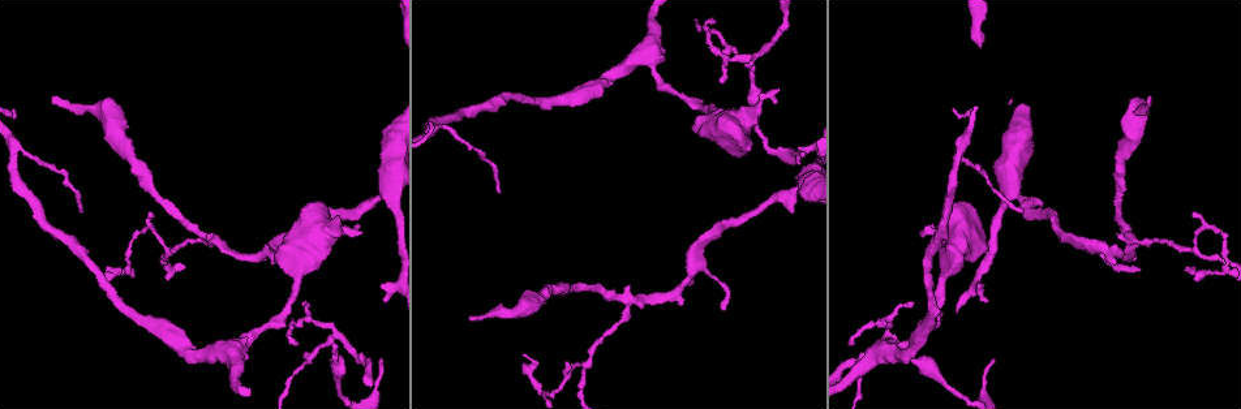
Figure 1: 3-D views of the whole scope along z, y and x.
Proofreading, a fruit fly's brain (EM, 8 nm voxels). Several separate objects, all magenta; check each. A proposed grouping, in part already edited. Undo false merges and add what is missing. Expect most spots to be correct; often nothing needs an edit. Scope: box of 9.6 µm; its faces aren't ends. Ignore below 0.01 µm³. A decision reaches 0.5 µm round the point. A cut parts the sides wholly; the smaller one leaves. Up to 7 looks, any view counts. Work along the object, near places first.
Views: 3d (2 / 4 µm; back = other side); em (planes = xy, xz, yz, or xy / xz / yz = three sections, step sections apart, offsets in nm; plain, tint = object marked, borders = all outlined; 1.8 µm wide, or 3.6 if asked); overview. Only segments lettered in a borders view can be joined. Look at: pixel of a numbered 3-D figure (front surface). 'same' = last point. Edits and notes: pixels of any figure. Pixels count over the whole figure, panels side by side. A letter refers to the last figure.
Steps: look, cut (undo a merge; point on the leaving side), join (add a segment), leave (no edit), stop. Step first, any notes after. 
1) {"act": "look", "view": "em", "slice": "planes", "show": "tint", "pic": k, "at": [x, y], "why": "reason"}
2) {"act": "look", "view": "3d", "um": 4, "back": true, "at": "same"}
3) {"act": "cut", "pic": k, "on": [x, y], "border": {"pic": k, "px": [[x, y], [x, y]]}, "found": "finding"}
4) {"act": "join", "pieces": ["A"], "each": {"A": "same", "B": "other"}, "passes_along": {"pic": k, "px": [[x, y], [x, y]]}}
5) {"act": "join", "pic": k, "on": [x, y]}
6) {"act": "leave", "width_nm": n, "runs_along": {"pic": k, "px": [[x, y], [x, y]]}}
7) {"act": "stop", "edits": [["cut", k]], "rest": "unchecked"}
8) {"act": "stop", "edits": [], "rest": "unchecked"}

{"act": "look", "view": "3d", "um": 2, "back": true, "pic": 1, "at": [776, 91], "why": "free end"}

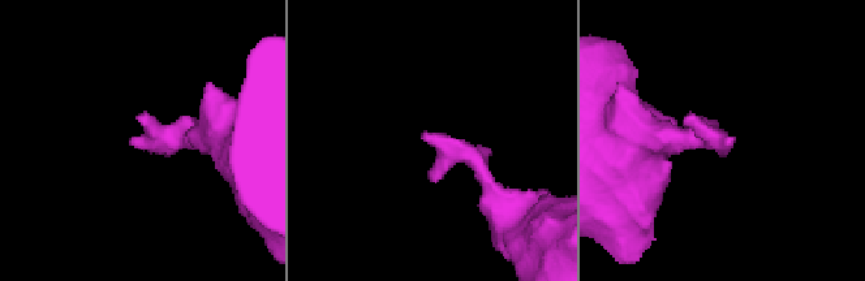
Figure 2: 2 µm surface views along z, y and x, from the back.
{"act": "look", "view": "em", "slice": "planes", "show": "borders", "pic": 2, "at": [426, 135], "why": "now the EM"}

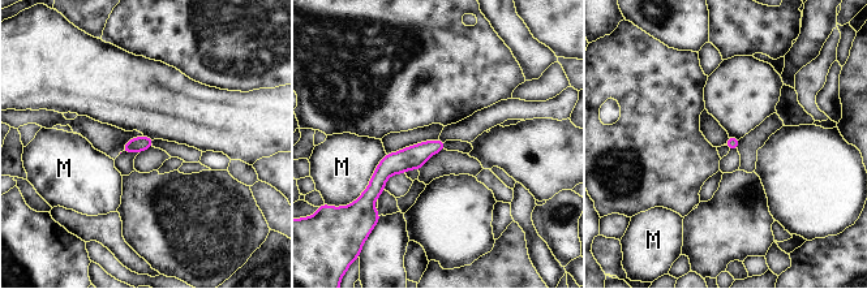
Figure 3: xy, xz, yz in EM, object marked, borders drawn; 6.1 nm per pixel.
{"act": "leave", "each": {"M": "other"}, "runs_along": {"pic": 3, "px": [[441, 145], [394, 163], [374, 188]]}, "found": "no lettered segment goes on from it"}

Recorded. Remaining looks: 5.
{"act": "look", "view": "em", "slice": "xz", "step": 4, "show": "tint", "pic": 1, "at": [333, 335], "why": "looks like a crossing"}

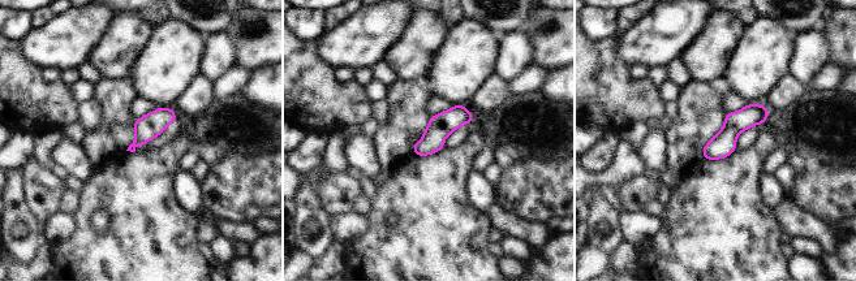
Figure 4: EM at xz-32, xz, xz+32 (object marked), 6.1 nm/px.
{"act": "look", "view": "em", "slice": "planes", "show": "borders", "at": "same", "why": "cut it another way"}

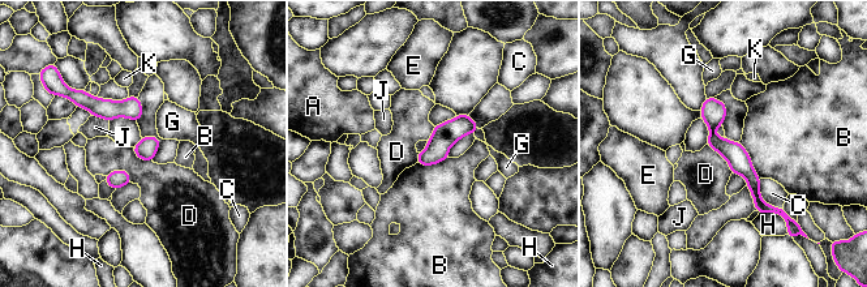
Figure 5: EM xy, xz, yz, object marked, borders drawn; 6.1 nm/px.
{"act": "leave", "each": {"A": "other", "B": "other", "C": "other", "D": "other", "E": "other", "G": "other", "H": "other", "J": "other", "K": "other"}, "border": {"pic": 5, "px": [[705, 145], [725, 159], [732, 172]]}, "found": "all the same neuron"}

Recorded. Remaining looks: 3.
{"act": "look", "view": "em", "slice": "planes", "show": "borders", "pic": 1, "at": [52, 95]}

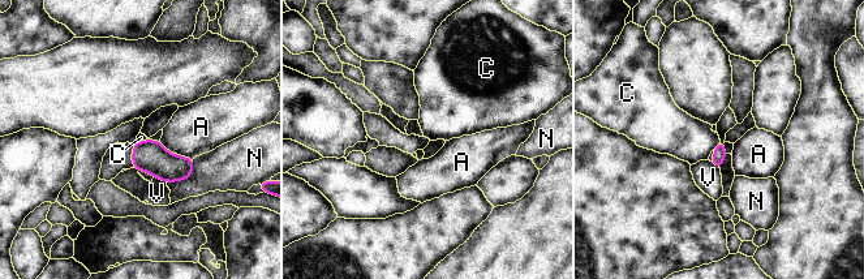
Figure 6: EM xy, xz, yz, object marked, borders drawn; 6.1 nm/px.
{"act": "leave", "each": {"A": "other", "C": "other", "N": "other", "V": "other"}, "border": {"pic": 6, "px": [[158, 140], [136, 141]]}, "found": "none of them fits"}

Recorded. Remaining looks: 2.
{"act": "stop", "edits": [], "rest": "unchecked"}

